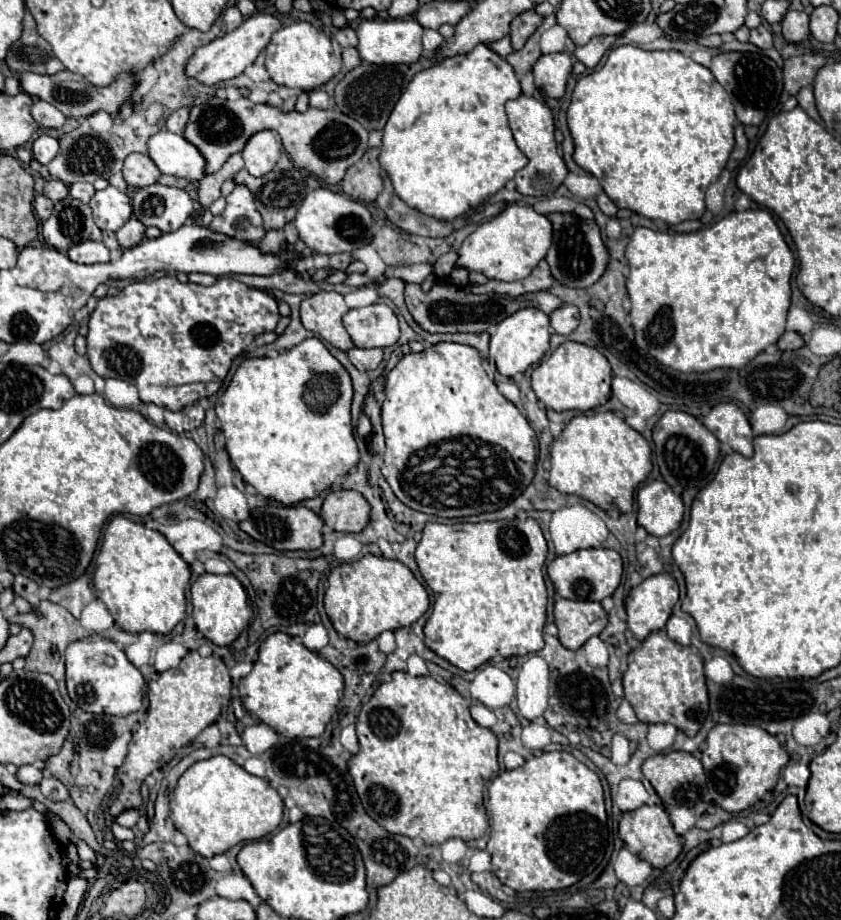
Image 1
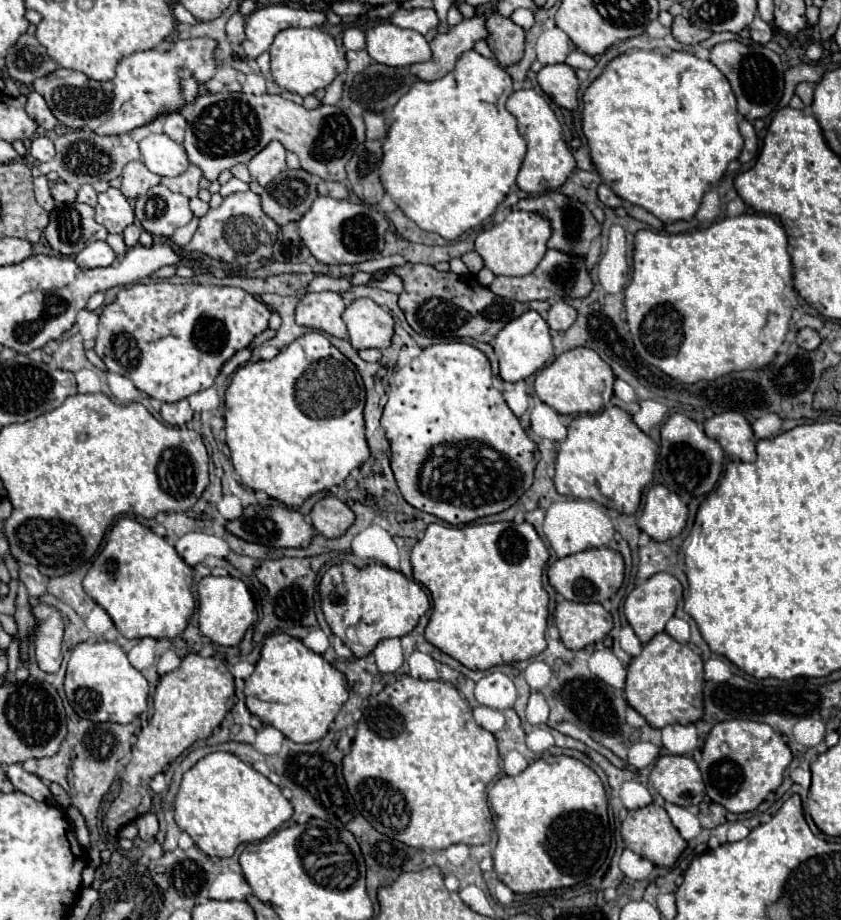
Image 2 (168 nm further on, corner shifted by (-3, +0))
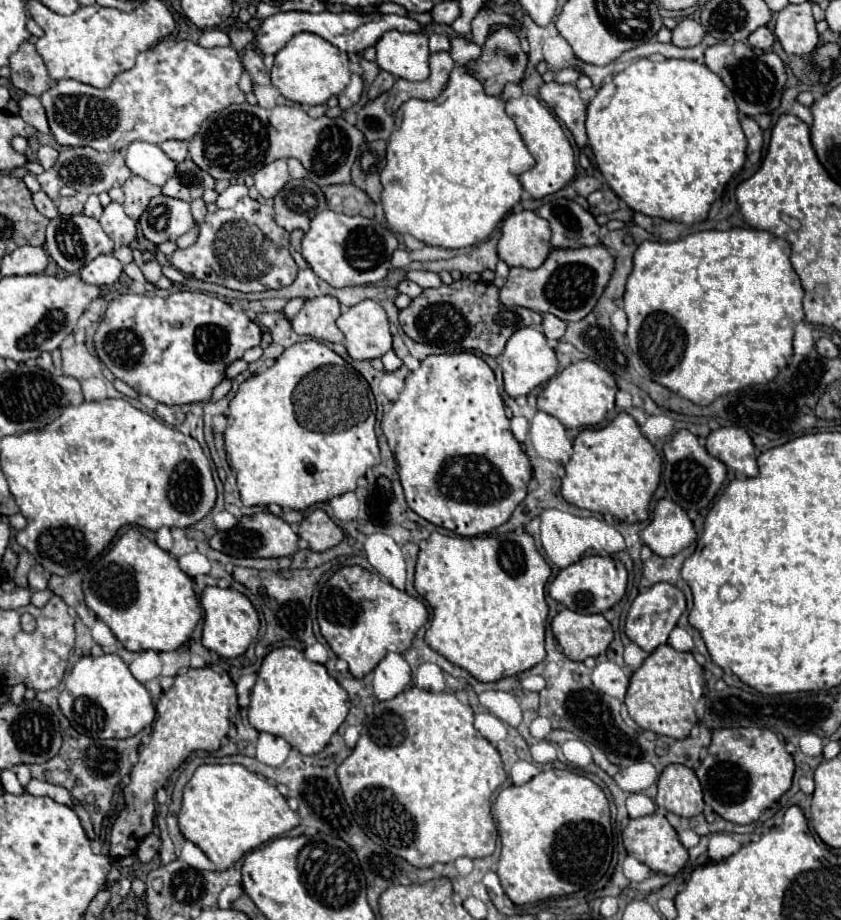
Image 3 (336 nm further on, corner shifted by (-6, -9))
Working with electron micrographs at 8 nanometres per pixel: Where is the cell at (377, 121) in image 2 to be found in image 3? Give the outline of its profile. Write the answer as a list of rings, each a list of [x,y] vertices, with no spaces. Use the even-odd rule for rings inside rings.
[[[433,52],[431,54],[431,60],[429,60],[429,66],[431,66],[431,76],[423,82],[405,82],[405,80],[397,80],[395,82],[395,88],[391,88],[391,92],[385,92],[383,96],[379,96],[377,100],[365,104],[359,114],[357,114],[357,128],[365,134],[365,140],[387,140],[393,132],[393,126],[395,126],[395,112],[399,110],[399,106],[411,98],[421,98],[421,100],[435,100],[435,96],[439,96],[443,92],[443,88],[447,86],[447,80],[449,80],[449,74],[451,74],[451,56],[449,52]]]

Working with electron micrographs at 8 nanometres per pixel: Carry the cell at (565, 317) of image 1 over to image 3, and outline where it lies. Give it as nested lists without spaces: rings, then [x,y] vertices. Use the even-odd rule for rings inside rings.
[[[543,314],[543,334],[547,338],[553,338],[553,340],[559,340],[563,338],[565,330],[567,330],[567,322],[565,320],[559,320],[557,316],[551,316],[551,314]]]

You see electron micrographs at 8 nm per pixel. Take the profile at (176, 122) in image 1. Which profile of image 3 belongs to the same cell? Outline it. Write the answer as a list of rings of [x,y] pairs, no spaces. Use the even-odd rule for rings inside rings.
[[[167,140],[161,144],[161,150],[175,162],[183,162],[187,158],[187,146],[189,146],[187,140]]]

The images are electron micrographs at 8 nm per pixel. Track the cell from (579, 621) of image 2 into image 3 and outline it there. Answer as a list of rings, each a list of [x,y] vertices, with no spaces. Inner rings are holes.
[[[567,608],[553,618],[551,630],[563,654],[579,662],[605,654],[613,640],[613,628],[601,614],[579,614]]]

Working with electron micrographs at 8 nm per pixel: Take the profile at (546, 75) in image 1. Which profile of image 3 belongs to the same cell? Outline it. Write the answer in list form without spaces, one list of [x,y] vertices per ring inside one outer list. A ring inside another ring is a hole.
[[[547,82],[541,86],[541,98],[545,104],[555,112],[555,116],[565,122],[565,126],[571,130],[575,142],[579,148],[587,144],[585,134],[585,104],[579,98],[579,90],[575,84],[559,84],[559,82]]]

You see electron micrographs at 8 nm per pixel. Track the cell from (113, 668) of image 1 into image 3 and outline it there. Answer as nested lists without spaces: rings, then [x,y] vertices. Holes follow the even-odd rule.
[[[117,654],[79,658],[65,678],[59,706],[71,726],[91,738],[131,738],[155,718],[147,688],[133,678],[129,666]]]

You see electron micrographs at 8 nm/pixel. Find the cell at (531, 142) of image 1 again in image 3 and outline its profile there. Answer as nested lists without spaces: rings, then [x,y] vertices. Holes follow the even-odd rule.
[[[521,96],[521,98],[509,100],[507,114],[517,124],[517,130],[521,134],[527,150],[535,158],[535,166],[531,170],[519,174],[519,182],[521,182],[523,190],[531,198],[541,200],[541,198],[565,188],[569,184],[569,180],[575,176],[575,152],[573,152],[573,146],[559,124],[559,120],[549,112],[549,108],[545,104],[541,104],[533,96]]]

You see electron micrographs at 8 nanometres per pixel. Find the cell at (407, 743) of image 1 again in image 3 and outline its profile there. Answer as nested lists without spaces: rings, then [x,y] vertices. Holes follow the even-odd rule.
[[[407,688],[405,692],[401,692],[399,696],[395,696],[393,700],[385,700],[385,702],[377,702],[373,716],[365,720],[363,730],[361,730],[361,738],[357,742],[357,746],[353,748],[351,756],[337,768],[337,778],[341,782],[343,788],[343,796],[357,820],[357,824],[363,828],[363,832],[379,846],[383,846],[385,850],[405,858],[409,864],[417,866],[417,868],[429,868],[435,862],[455,862],[461,856],[467,858],[485,858],[489,854],[493,854],[495,850],[495,838],[497,838],[497,828],[495,822],[491,818],[491,794],[507,780],[507,774],[503,770],[503,762],[501,756],[497,752],[497,748],[485,740],[483,736],[479,736],[479,732],[473,728],[473,710],[467,704],[461,704],[453,692],[427,692],[421,688]]]

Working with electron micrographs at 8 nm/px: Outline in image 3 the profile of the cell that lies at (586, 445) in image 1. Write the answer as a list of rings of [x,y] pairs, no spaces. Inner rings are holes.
[[[619,412],[605,428],[581,430],[573,440],[573,450],[571,460],[565,464],[561,484],[561,494],[569,504],[599,514],[609,512],[621,522],[647,520],[649,502],[659,486],[663,462],[627,412]]]

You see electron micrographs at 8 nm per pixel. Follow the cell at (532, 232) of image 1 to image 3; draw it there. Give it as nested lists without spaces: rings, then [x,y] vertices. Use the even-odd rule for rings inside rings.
[[[523,210],[519,214],[511,214],[501,228],[501,238],[497,244],[497,254],[499,260],[503,260],[509,268],[527,268],[527,270],[535,270],[543,264],[543,260],[547,260],[551,252],[551,230],[547,220],[539,218],[535,212],[531,210]]]

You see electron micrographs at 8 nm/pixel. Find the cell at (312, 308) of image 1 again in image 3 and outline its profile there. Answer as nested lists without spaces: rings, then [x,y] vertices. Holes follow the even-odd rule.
[[[319,296],[309,300],[291,320],[291,324],[297,334],[305,334],[323,342],[343,342],[343,332],[339,332],[335,324],[339,314],[341,304],[333,296]]]

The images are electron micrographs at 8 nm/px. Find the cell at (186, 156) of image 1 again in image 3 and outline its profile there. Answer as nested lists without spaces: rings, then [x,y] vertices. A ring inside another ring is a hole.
[[[133,142],[125,154],[127,168],[149,180],[155,186],[163,186],[171,176],[175,176],[177,164],[157,146],[149,142]]]

